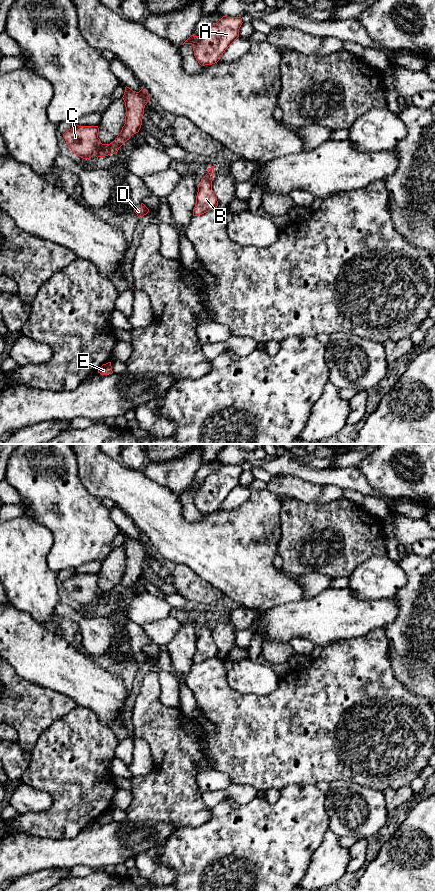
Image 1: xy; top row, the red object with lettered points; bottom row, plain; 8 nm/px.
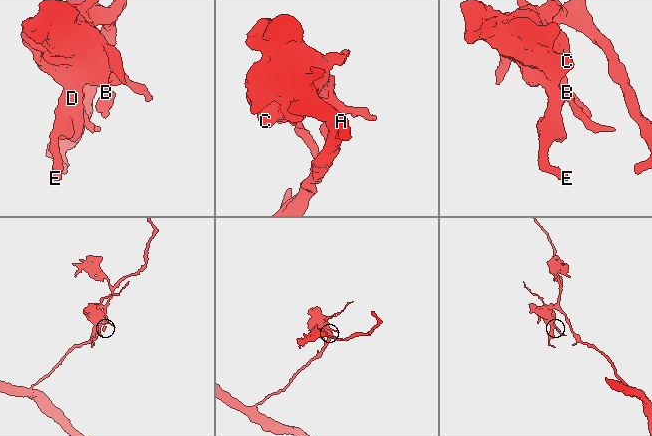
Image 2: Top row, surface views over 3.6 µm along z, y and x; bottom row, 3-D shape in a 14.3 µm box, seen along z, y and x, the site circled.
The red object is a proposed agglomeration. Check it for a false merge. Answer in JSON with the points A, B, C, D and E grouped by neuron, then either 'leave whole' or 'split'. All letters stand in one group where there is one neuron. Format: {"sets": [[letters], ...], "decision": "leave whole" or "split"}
{"sets": [["A", "B", "C", "E"], ["D"]], "decision": "split"}

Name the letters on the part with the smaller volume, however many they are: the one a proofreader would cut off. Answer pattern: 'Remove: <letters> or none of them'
Remove: D

